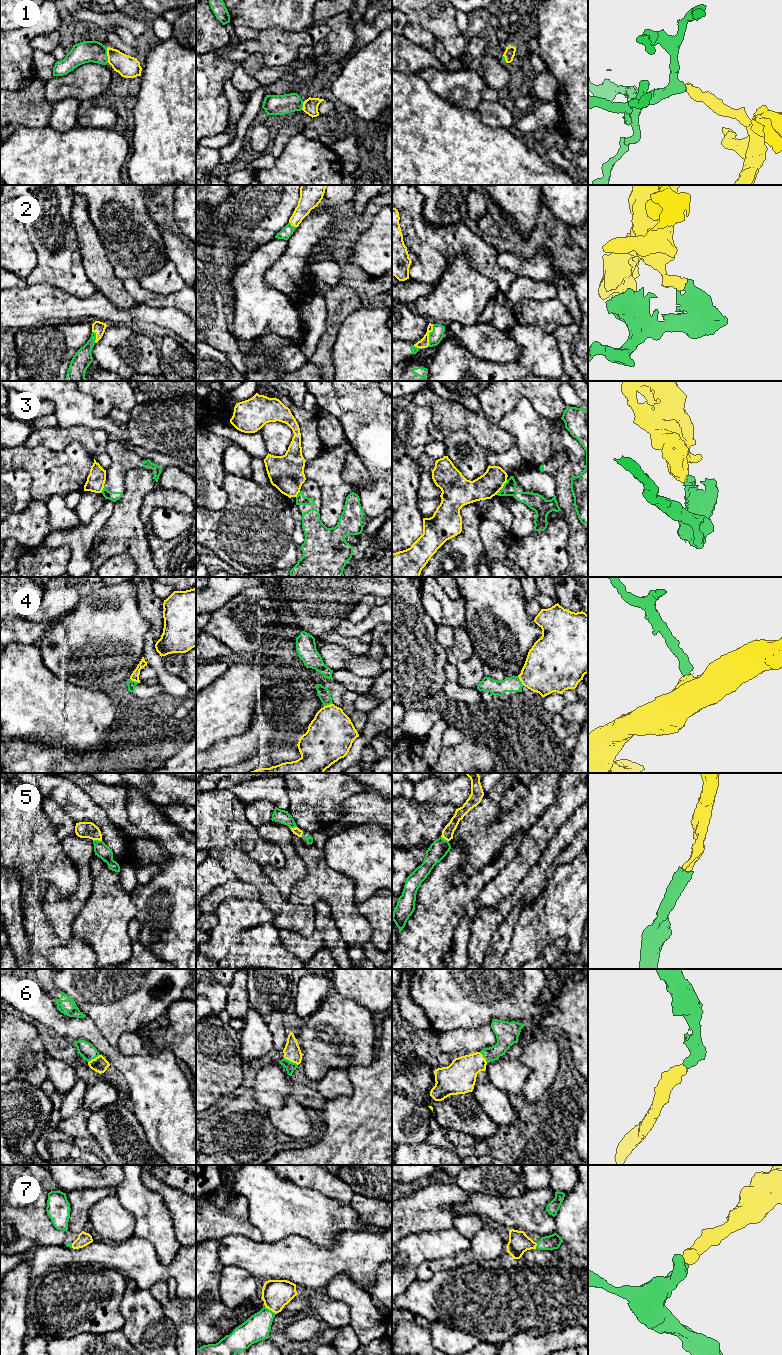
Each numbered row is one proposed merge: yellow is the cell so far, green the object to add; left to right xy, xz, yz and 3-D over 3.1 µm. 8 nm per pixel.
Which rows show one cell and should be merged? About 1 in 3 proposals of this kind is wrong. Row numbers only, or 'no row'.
1, 2, 5, 6, 7

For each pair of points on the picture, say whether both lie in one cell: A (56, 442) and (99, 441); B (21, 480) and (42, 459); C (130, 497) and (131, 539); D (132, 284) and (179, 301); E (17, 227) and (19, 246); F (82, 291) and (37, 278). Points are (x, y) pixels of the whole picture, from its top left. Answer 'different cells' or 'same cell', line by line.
A: same cell
B: different cells
C: same cell
D: same cell
E: same cell
F: same cell

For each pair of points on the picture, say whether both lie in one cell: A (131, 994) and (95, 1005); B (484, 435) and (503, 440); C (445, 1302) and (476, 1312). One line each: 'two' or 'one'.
A: one
B: one
C: one

